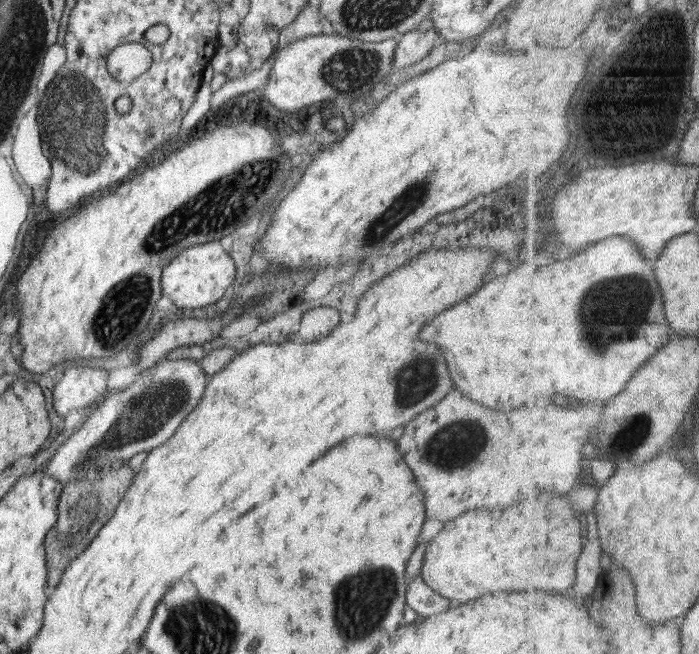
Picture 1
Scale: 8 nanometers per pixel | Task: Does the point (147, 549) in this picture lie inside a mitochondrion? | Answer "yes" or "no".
no

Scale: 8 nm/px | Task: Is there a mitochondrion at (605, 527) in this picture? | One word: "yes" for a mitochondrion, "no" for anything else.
no

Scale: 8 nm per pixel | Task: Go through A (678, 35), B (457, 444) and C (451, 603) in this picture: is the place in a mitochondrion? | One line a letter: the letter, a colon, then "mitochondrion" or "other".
A: other
B: mitochondrion
C: other

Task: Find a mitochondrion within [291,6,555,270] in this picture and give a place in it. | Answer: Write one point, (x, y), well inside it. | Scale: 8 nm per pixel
(350, 69)

